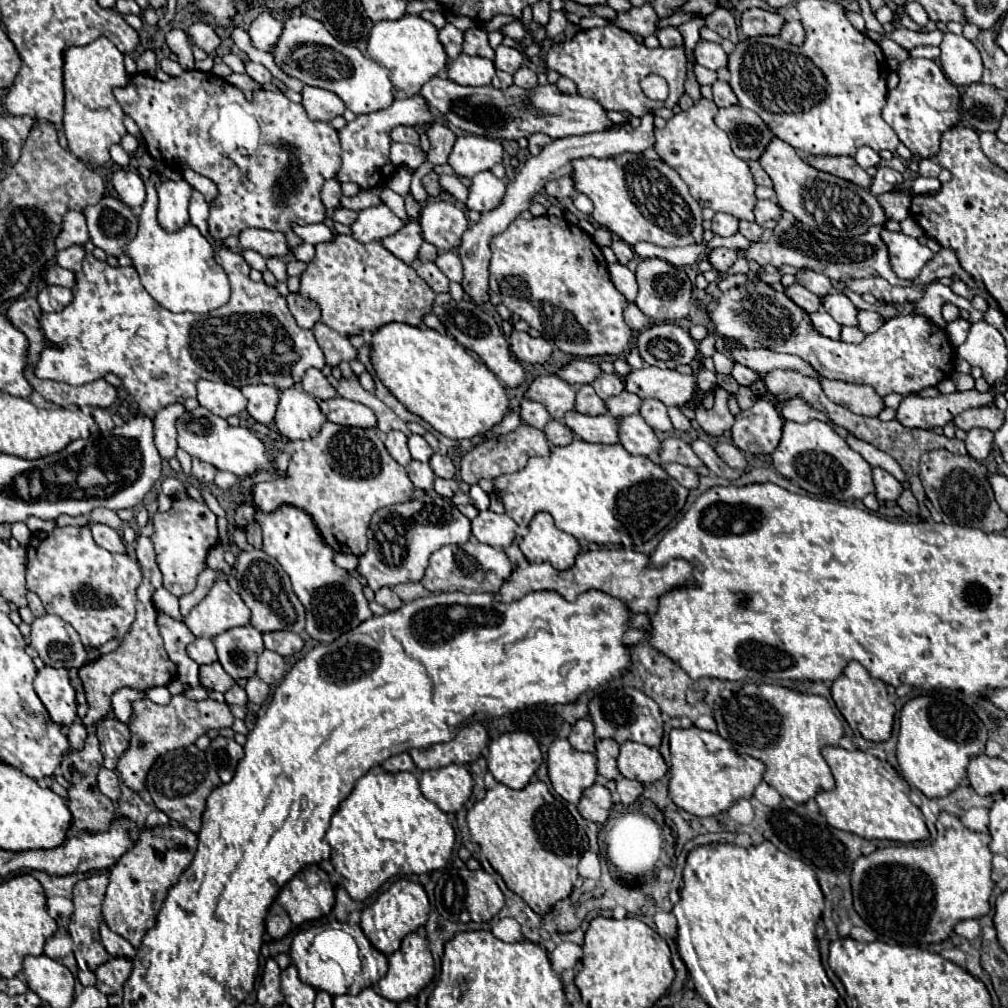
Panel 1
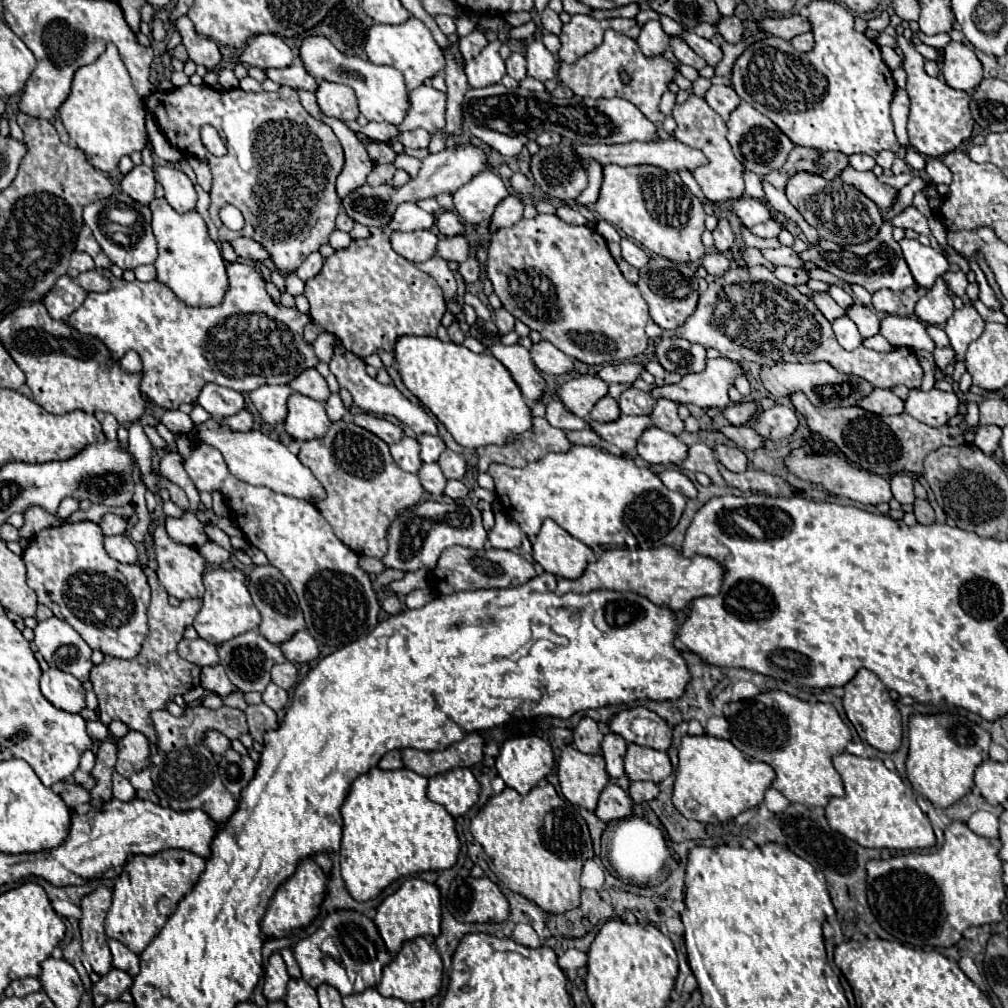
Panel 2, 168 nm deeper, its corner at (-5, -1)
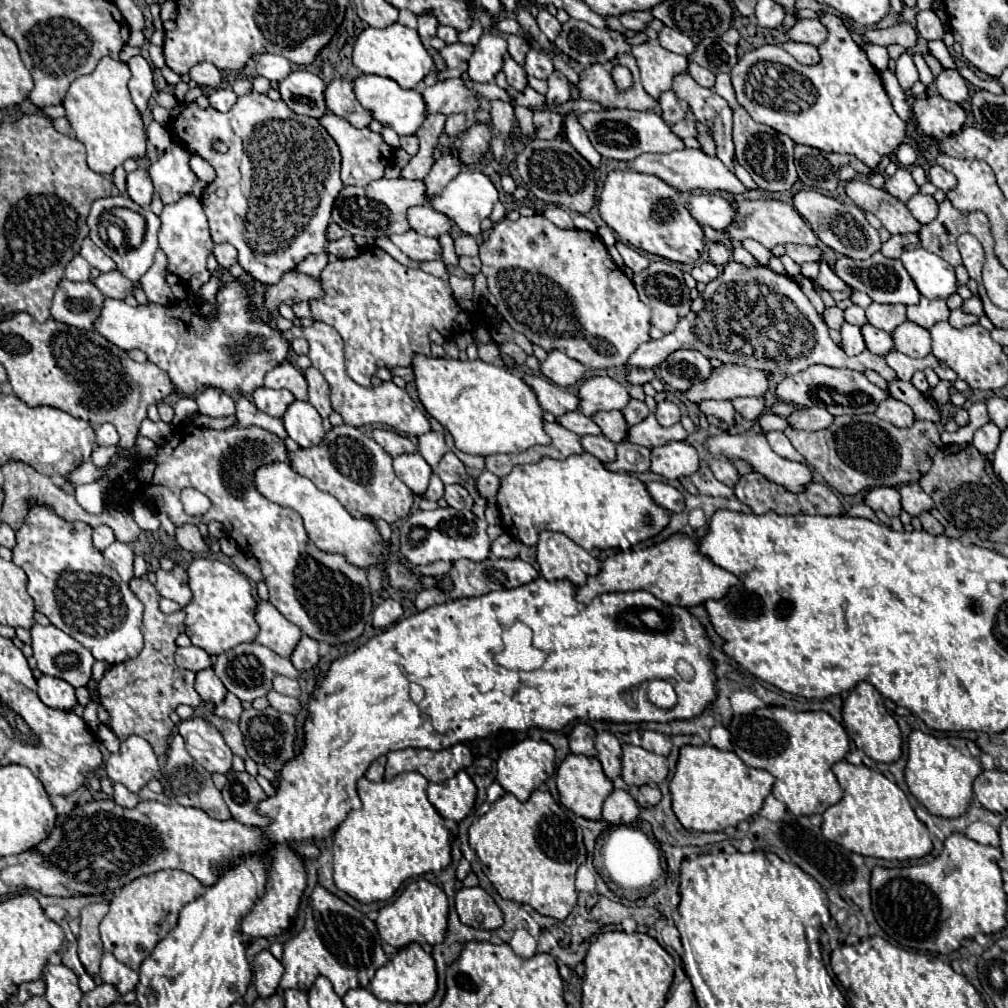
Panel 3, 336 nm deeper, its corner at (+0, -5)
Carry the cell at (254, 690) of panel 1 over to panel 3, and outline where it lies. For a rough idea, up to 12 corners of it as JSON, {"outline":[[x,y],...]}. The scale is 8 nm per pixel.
{"outline":[[270,692],[268,702],[272,708],[288,714],[302,710],[298,698]]}

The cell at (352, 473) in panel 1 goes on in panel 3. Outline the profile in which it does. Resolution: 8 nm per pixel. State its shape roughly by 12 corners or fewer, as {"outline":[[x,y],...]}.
{"outline":[[342,424],[292,468],[352,516],[394,524],[414,494],[392,456]]}

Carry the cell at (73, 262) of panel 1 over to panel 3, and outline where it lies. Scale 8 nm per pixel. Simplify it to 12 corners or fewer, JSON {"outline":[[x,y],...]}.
{"outline":[[80,254],[66,266],[68,280],[90,280],[92,266]]}

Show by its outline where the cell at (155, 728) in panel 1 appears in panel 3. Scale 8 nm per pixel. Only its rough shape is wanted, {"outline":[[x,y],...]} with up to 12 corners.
{"outline":[[210,714],[212,722],[224,736],[236,756],[246,760],[242,732],[238,724]]}

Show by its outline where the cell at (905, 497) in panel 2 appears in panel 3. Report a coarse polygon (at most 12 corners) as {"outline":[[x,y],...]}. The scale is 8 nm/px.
{"outline":[[902,484],[902,508],[920,516],[934,508],[934,500],[918,484]]}

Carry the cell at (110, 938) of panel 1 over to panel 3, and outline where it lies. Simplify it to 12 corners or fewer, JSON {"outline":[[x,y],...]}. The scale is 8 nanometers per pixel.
{"outline":[[104,954],[100,976],[120,994],[132,992],[138,972]]}

